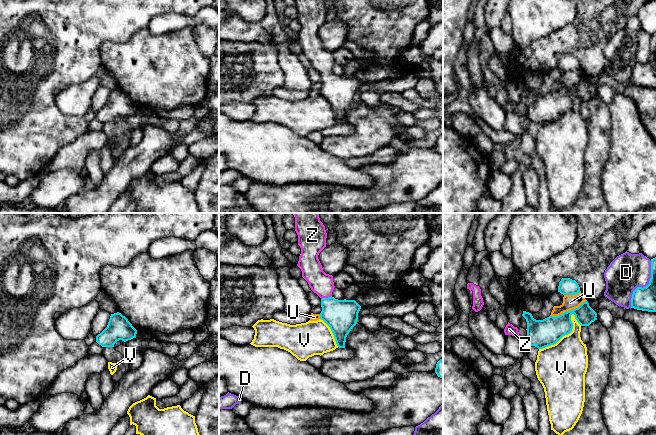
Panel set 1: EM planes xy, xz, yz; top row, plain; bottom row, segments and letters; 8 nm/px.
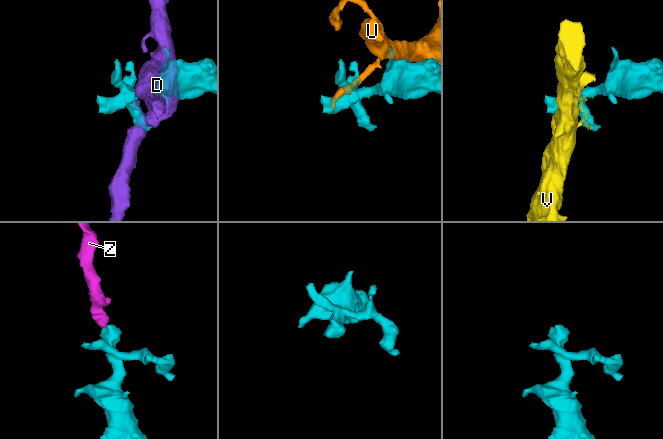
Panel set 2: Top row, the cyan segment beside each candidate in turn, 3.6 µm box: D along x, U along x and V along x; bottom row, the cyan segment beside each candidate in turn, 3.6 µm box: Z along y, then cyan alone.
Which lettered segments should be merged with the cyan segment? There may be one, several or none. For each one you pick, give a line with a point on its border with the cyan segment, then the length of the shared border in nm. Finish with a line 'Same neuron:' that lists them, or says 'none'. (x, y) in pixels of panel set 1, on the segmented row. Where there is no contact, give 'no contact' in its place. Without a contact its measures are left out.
Z: xz (326, 298) | 90 nm
Same neuron: Z

